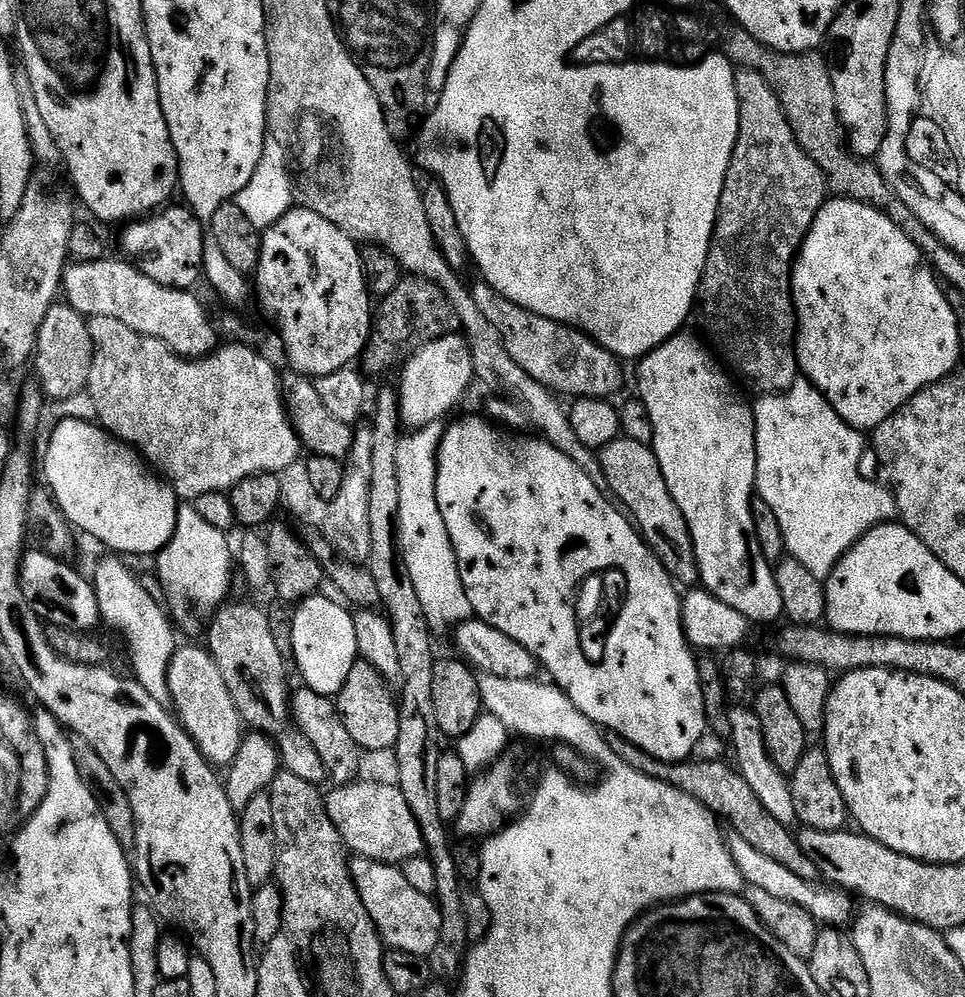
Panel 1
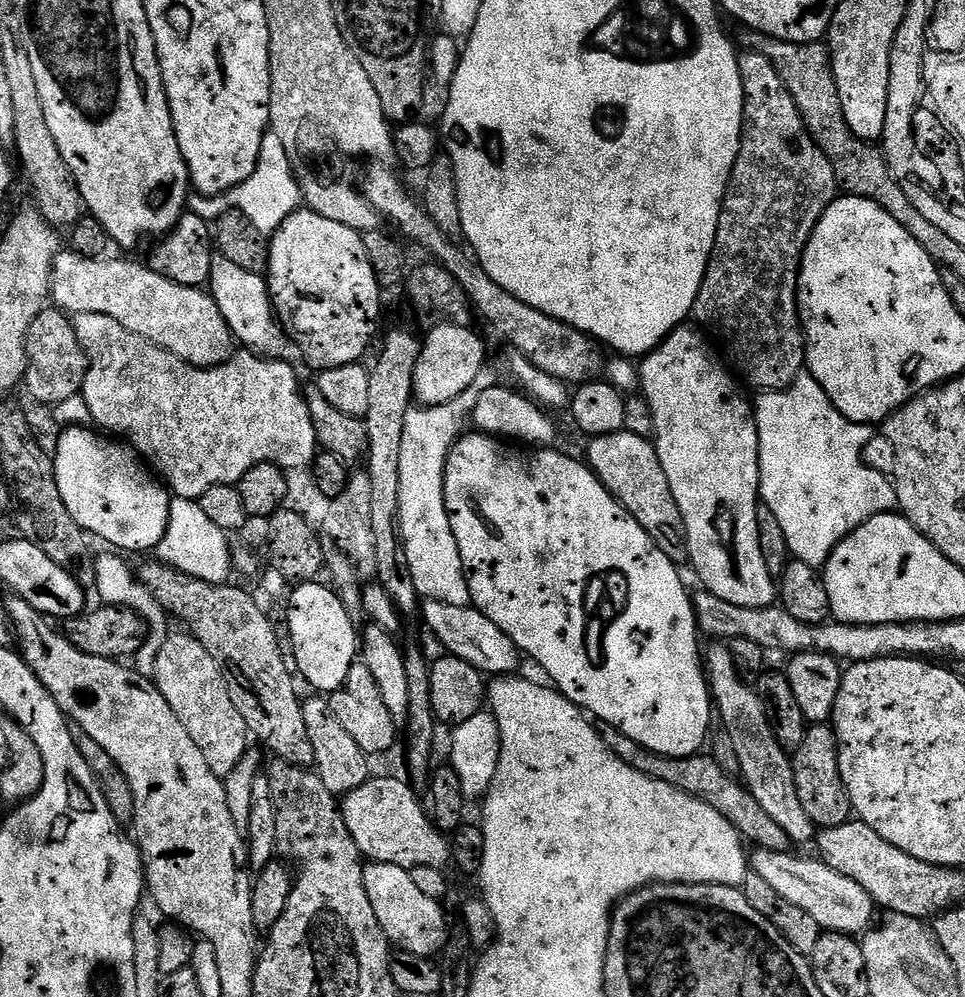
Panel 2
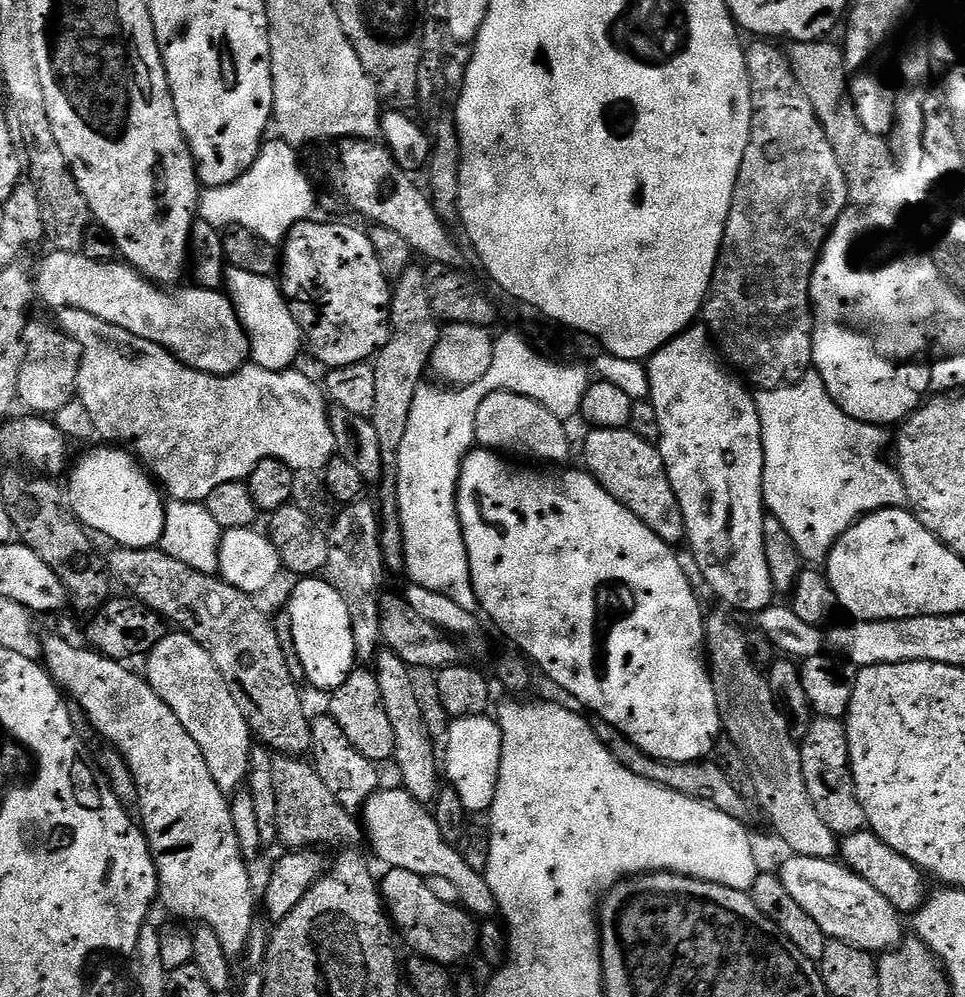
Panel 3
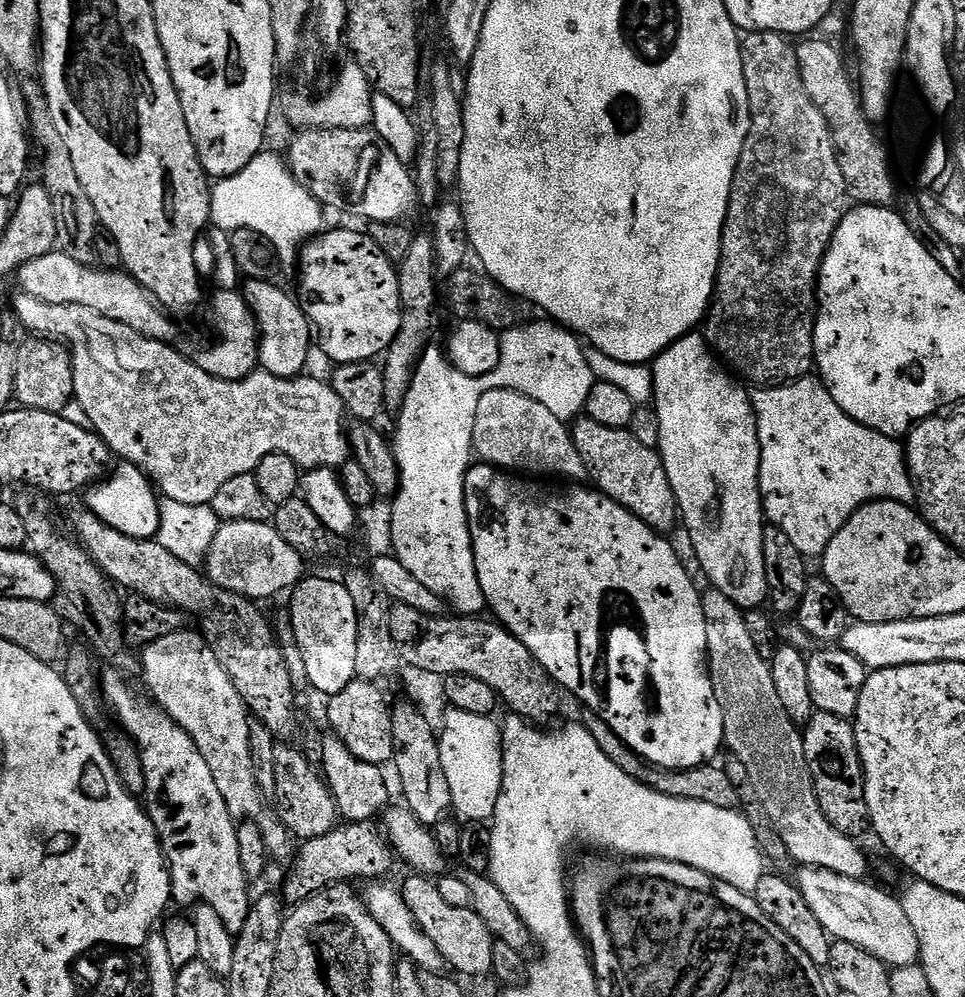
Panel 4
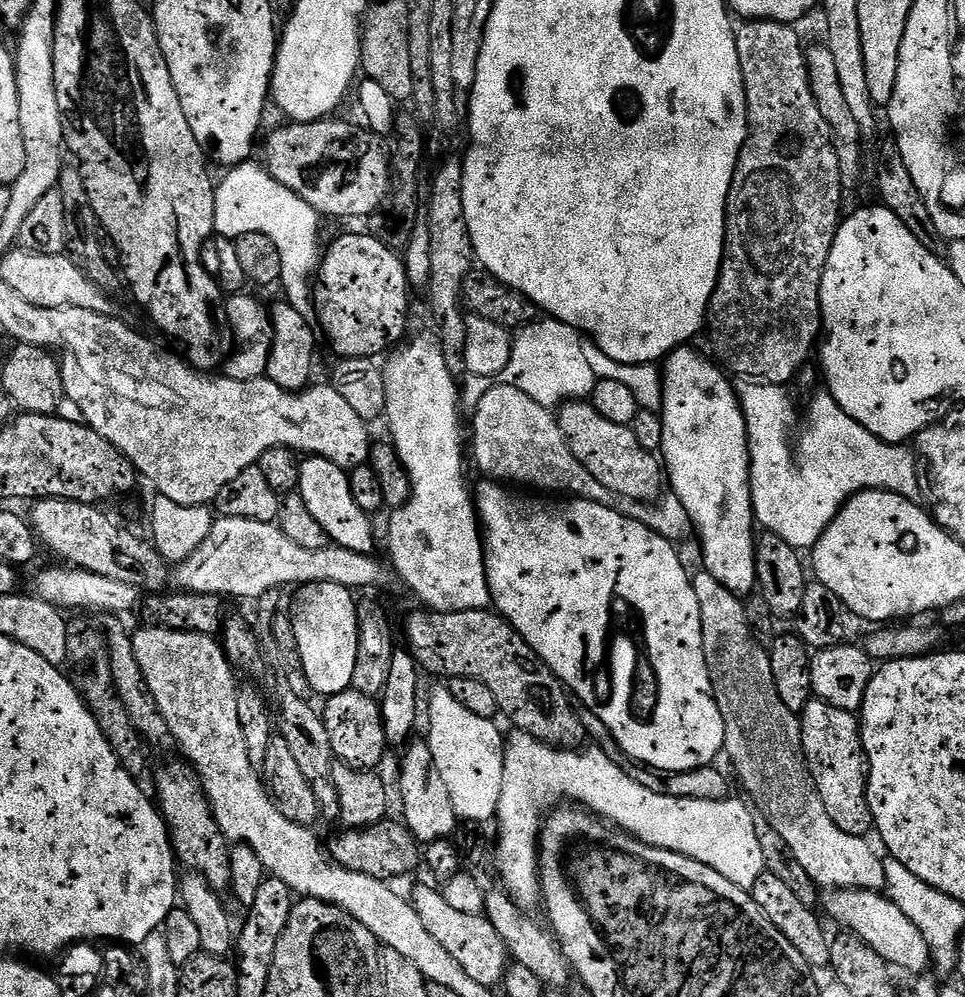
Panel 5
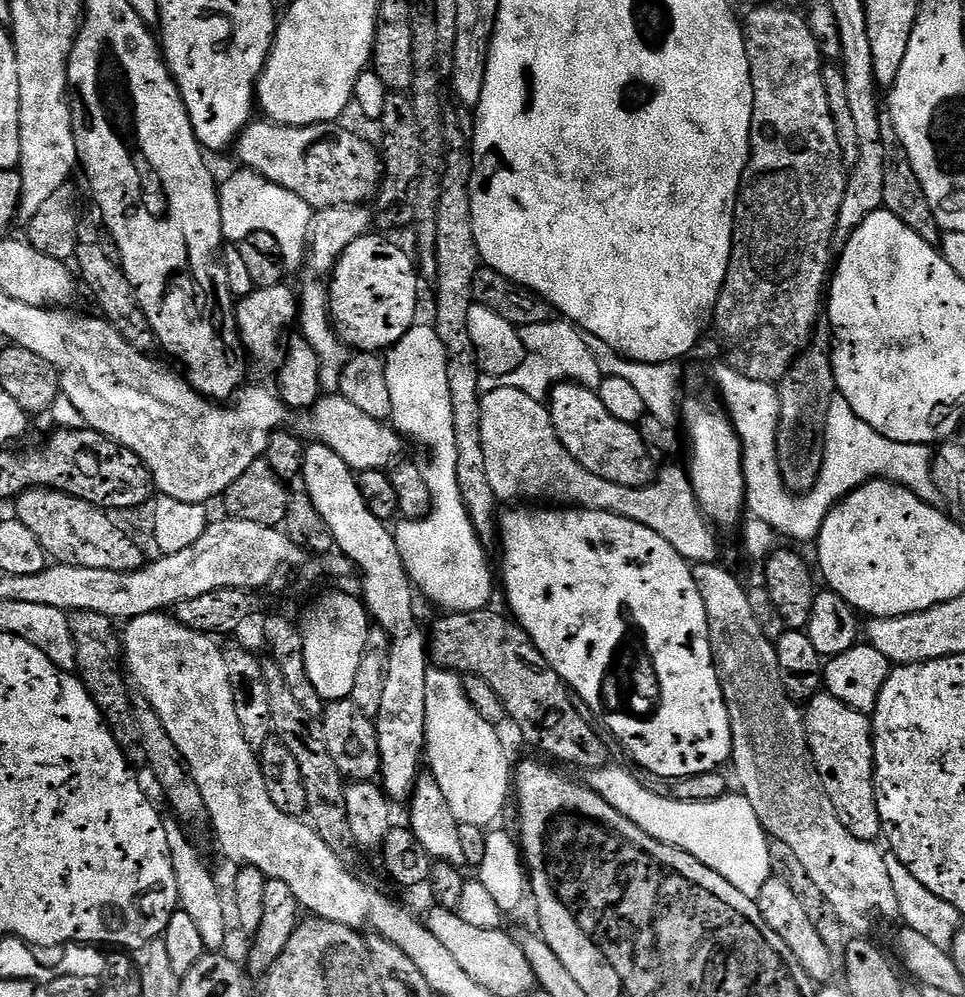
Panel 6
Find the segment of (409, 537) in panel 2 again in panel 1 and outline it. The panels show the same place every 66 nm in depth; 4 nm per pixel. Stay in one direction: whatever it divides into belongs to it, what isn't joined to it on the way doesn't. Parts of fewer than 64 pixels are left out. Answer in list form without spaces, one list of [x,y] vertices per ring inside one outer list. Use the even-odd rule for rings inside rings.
[[[443,423],[426,424],[401,435],[397,456],[398,551],[404,558],[410,582],[414,582],[414,590],[418,590],[418,599],[422,602],[422,610],[426,610],[428,624],[434,630],[440,630],[447,624],[461,624],[473,615],[470,598],[466,598],[462,586],[450,534],[446,530],[446,522],[442,522],[442,510],[438,510],[436,455],[444,429]]]

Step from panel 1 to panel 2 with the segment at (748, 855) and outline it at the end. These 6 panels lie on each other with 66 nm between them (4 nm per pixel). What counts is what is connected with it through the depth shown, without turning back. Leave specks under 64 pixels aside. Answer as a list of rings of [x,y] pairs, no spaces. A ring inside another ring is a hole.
[[[753,851],[750,856],[751,871],[758,878],[762,878],[777,894],[782,894],[782,898],[786,898],[786,902],[798,906],[798,910],[806,910],[806,914],[810,914],[810,918],[814,918],[814,922],[818,922],[818,926],[824,932],[839,932],[842,936],[856,938],[867,933],[873,927],[872,915],[877,915],[878,909],[872,903],[870,894],[866,894],[866,890],[862,890],[862,886],[858,886],[858,882],[850,882],[850,878],[830,870],[830,866],[826,866],[824,861],[819,858],[798,860],[792,855],[788,852]]]

